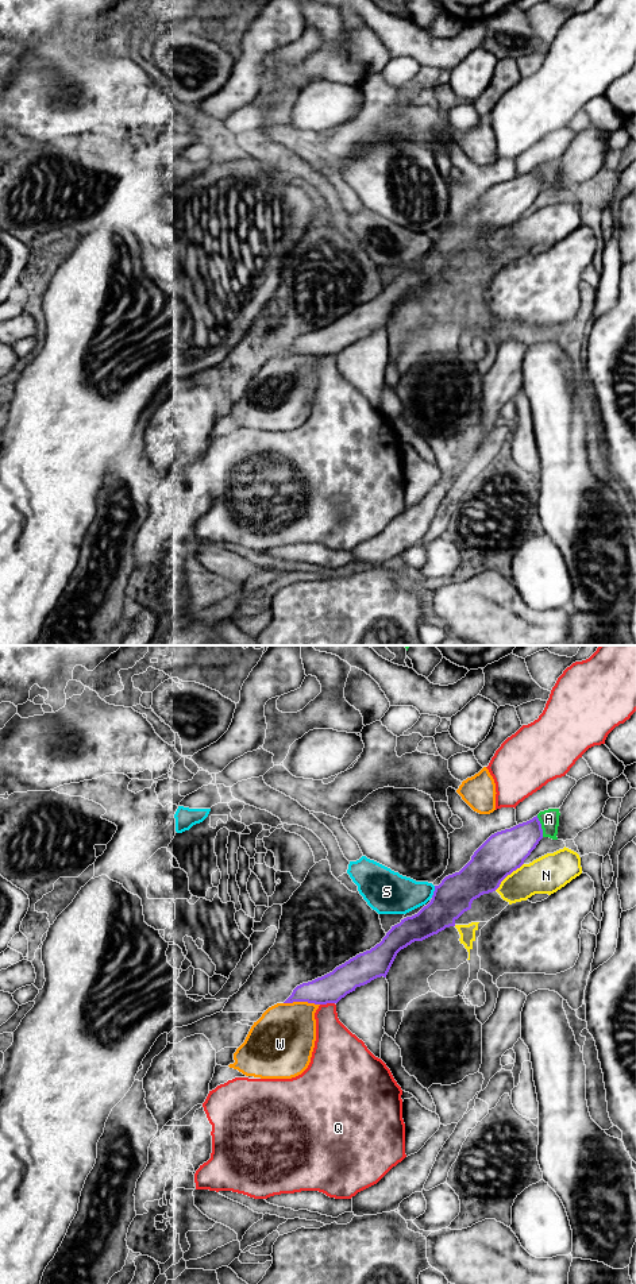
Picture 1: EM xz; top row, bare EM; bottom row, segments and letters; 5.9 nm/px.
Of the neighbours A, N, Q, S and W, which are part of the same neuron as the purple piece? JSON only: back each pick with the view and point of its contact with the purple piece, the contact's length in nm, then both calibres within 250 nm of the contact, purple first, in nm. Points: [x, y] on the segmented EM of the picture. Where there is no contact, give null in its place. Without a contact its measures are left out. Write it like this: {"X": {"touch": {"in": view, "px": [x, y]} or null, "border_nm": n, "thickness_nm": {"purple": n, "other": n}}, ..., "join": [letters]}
{"W": {"touch": {"in": "xz", "px": [301, 1001]}, "border_nm": 220, "thickness_nm": {"purple": 180, "other": 380}}, "join": ["W"]}

